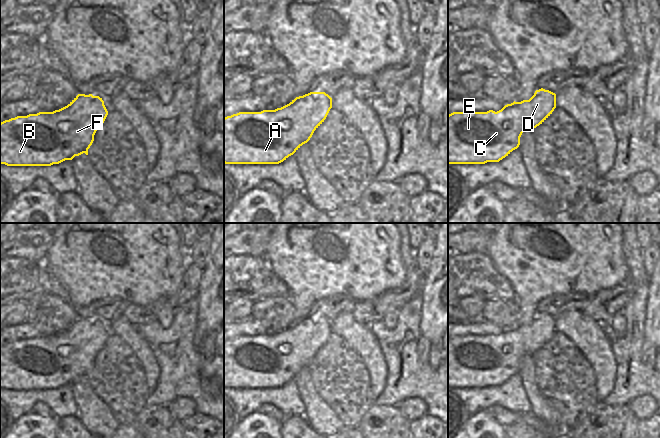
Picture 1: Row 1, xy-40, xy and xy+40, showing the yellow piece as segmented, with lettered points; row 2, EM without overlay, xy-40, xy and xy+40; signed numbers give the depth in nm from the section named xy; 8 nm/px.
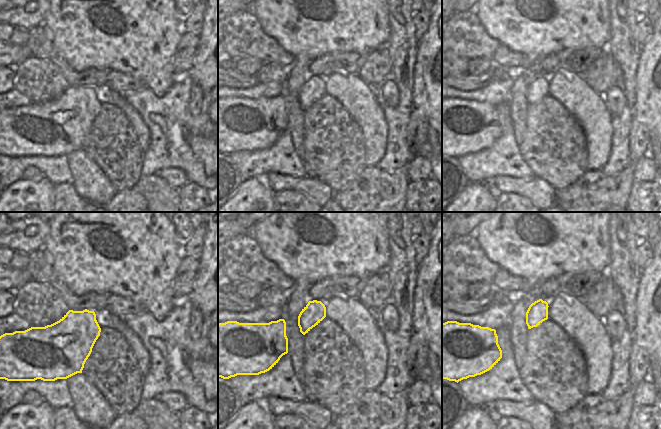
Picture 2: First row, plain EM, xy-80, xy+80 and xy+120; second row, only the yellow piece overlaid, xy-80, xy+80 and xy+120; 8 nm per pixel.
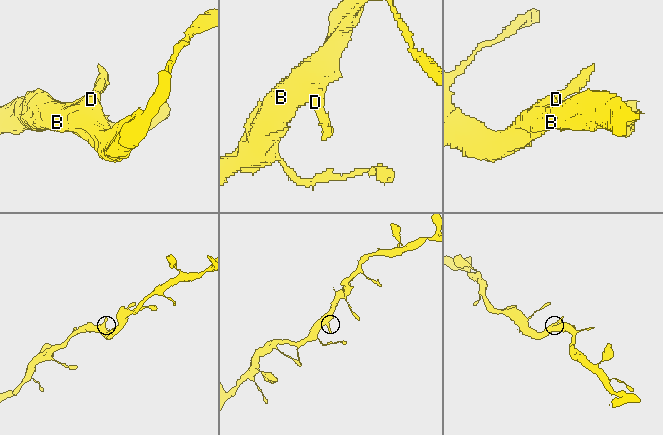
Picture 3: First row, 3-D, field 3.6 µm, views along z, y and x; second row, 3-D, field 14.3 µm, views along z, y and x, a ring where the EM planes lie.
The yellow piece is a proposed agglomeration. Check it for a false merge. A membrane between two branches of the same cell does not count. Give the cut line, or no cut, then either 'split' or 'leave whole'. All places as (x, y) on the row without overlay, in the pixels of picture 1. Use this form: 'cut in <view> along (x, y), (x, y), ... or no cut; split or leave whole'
no cut; leave whole

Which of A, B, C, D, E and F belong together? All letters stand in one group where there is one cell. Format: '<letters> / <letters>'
A B C D E F

